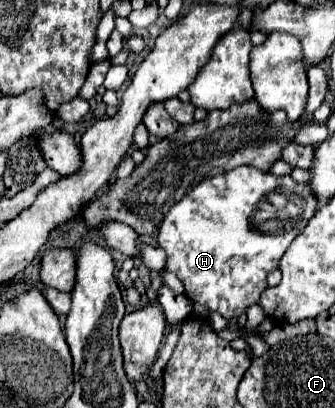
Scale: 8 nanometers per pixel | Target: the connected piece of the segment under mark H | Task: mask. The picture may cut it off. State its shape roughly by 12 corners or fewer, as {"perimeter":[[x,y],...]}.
{"perimeter":[[239,166],[161,222],[167,272],[227,322],[317,210]]}

